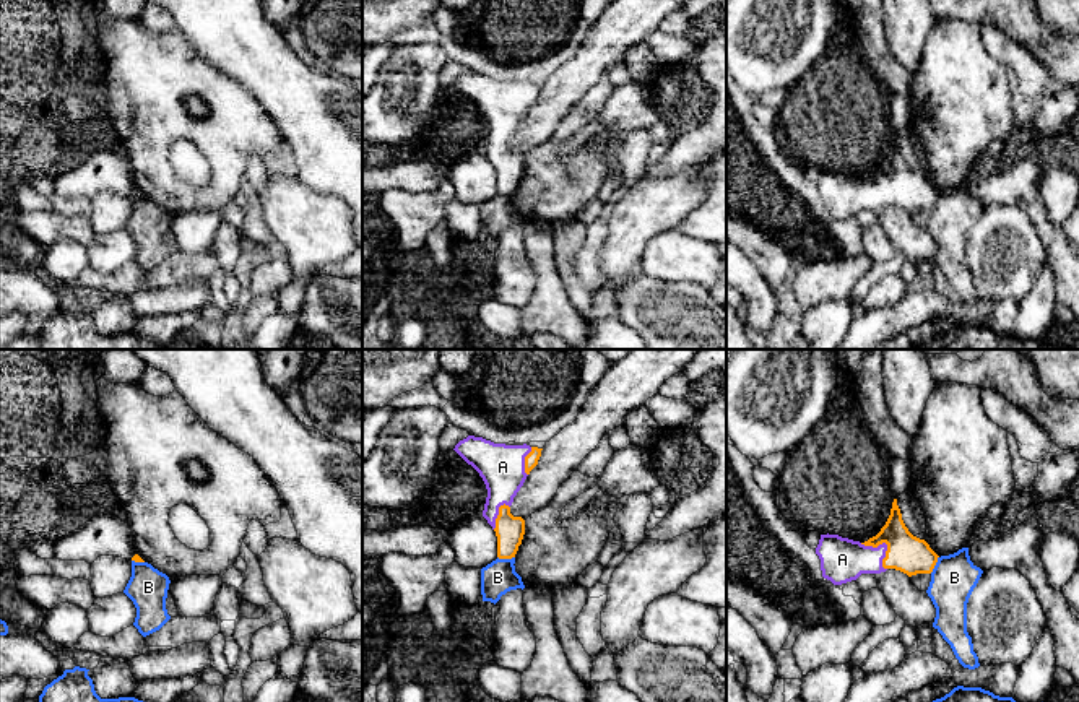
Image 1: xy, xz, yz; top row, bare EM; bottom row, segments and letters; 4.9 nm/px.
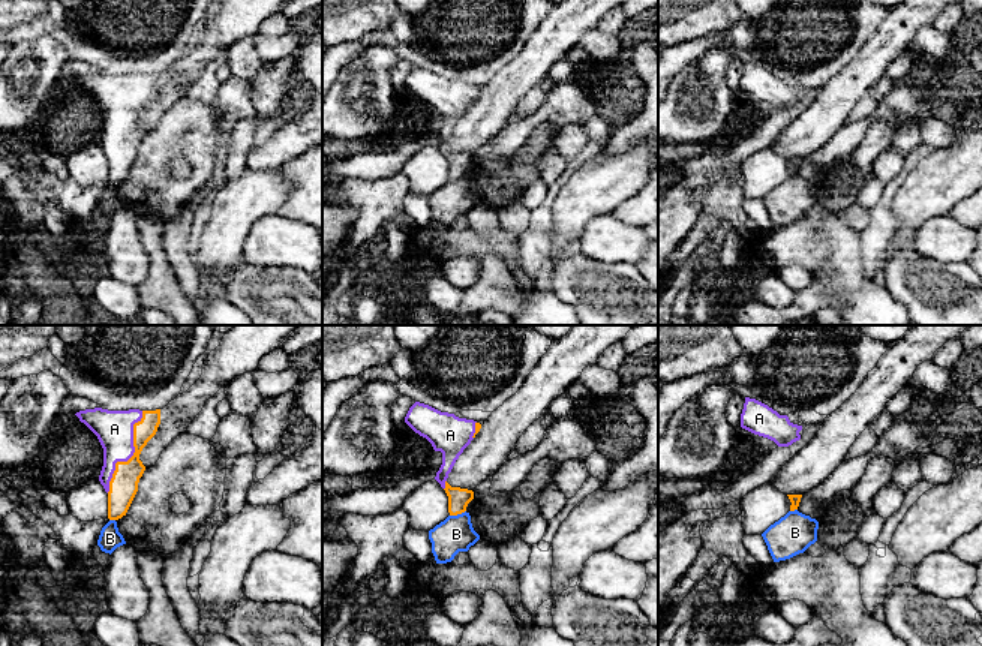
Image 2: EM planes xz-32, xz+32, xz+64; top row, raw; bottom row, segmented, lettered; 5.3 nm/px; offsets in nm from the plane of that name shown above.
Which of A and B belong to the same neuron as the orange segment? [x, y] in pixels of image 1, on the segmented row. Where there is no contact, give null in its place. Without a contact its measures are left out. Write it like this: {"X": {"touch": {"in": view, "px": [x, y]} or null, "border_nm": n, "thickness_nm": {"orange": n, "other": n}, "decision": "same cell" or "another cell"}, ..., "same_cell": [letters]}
{"A": {"touch": {"in": "yz", "px": [886, 543]}, "border_nm": 190, "thickness_nm": {"orange": 190, "other": 220}, "decision": "same cell"}, "B": {"touch": {"in": "xz", "px": [506, 558]}, "border_nm": 90, "thickness_nm": {"orange": 140, "other": 160}, "decision": "another cell"}, "same_cell": ["A"]}

